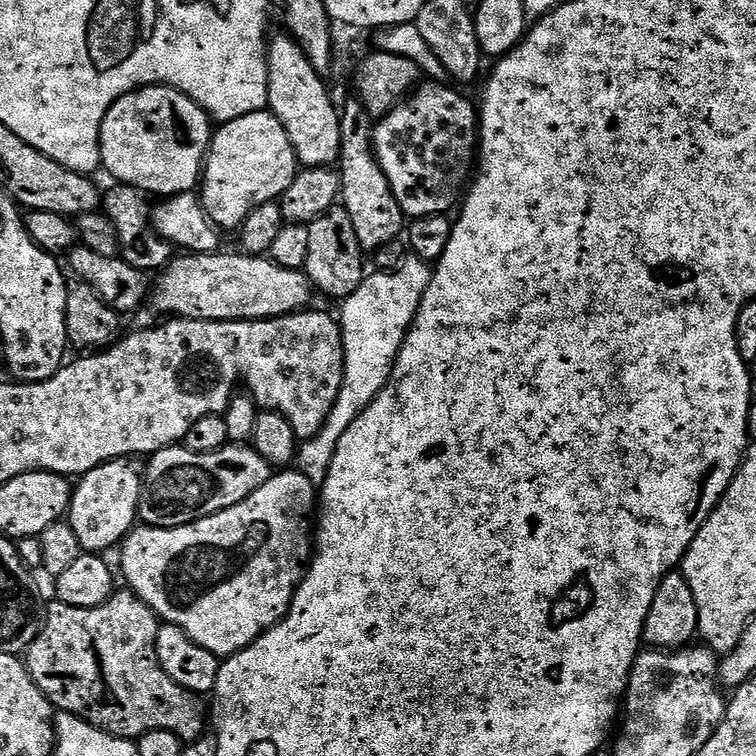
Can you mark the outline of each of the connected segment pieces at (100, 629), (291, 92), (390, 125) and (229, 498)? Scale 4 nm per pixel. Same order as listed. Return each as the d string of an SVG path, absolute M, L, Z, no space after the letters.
M113 591L105 604L93 608L49 603L44 614L44 625L26 653L30 678L38 690L46 694L53 709L82 718L111 736L139 738L150 730L170 730L170 734L185 742L201 739L205 735L204 724L206 728L205 701L203 704L200 701L203 699L197 693L178 686L178 682L174 682L174 678L162 670L156 653L162 621L155 610L146 606L146 602L142 602L135 592L123 591Z
M287 34L273 35L267 41L268 53L268 108L272 115L282 122L286 134L292 143L292 149L296 151L297 161L305 169L328 168L335 165L340 158L340 112L338 104L332 101L328 88L324 85L325 77L314 70L314 66L306 58L306 54L300 49L300 45Z
M424 82L375 121L374 154L405 217L438 216L457 207L478 152L478 108L447 83Z
M229 442L224 448L219 448L210 454L194 454L183 446L169 446L161 452L152 453L147 461L148 469L142 472L140 485L140 515L139 519L149 528L177 528L186 526L195 520L218 514L230 506L238 506L254 490L266 486L266 482L274 474L272 465L258 454L256 449L248 444L234 444Z

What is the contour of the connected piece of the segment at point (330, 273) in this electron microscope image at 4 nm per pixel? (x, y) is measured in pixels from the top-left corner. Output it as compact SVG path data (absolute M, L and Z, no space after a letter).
M342 206L330 207L308 224L308 233L310 250L306 253L306 262L302 269L304 275L317 293L325 292L326 295L333 296L336 302L343 302L347 296L354 294L354 290L358 290L366 275L364 269L366 253L358 242L358 234L354 234L350 214L346 214Z

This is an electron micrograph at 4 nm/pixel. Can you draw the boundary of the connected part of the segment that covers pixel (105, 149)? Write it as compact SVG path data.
M149 86L147 88L137 88L134 92L128 92L120 100L114 101L112 108L106 114L102 122L100 131L100 159L102 161L103 171L108 171L113 176L113 181L121 184L128 184L132 188L139 188L145 194L153 192L156 198L167 198L178 196L182 192L193 191L201 183L202 173L204 171L204 162L208 159L208 146L212 142L212 133L214 131L213 121L207 112L203 112L191 98L182 94L177 88L165 88L163 86Z

